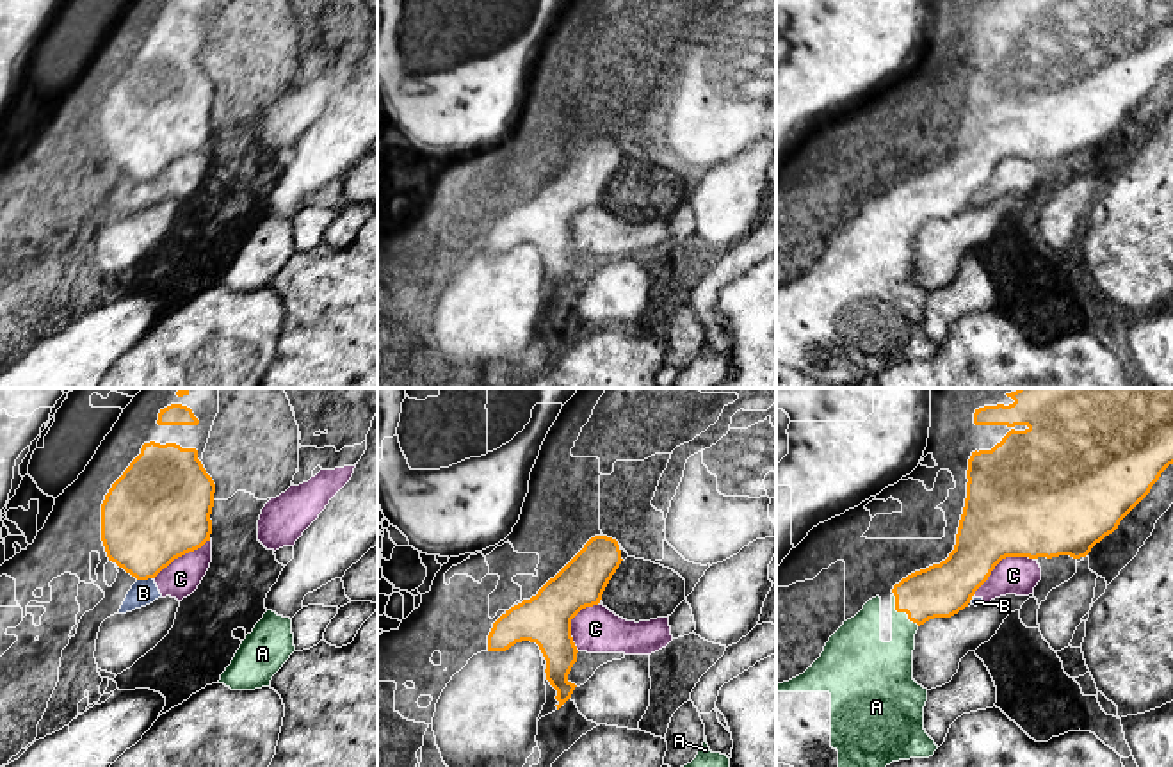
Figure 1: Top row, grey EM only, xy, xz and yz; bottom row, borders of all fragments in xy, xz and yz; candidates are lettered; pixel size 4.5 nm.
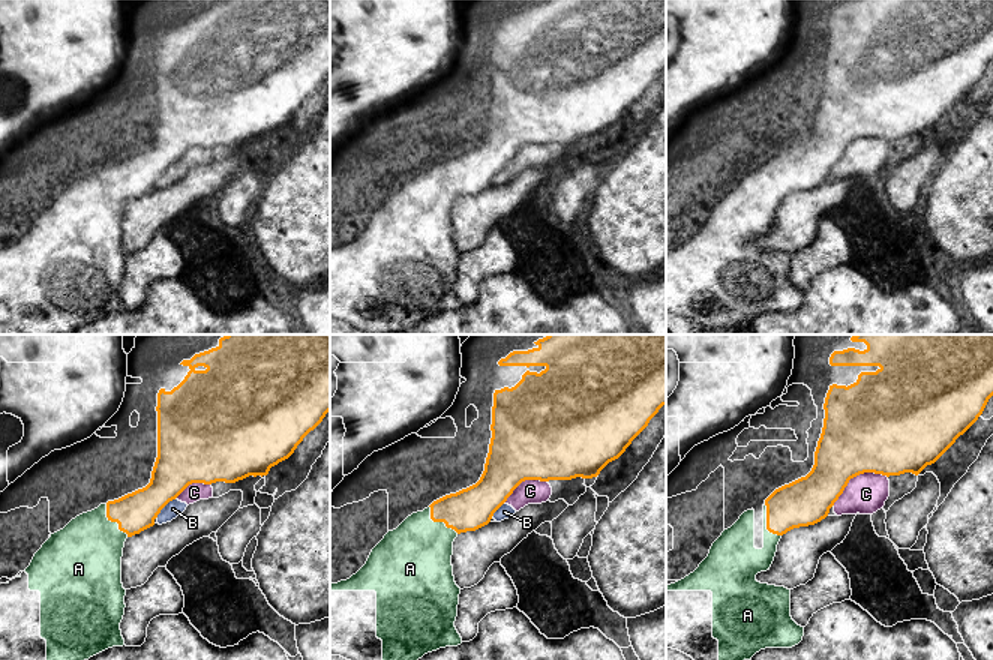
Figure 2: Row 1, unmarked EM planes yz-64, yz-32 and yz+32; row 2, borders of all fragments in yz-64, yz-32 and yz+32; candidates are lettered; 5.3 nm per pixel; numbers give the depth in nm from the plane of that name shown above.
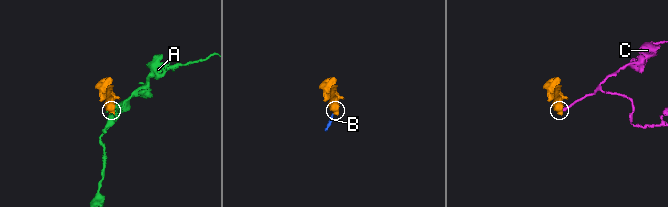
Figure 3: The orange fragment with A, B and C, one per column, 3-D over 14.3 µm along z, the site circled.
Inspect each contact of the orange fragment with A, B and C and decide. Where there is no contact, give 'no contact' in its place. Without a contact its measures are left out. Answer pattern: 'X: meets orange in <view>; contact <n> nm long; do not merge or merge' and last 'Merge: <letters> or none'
A: meets orange in yz; contact 190 nm long; merge
B: meets orange in xy; contact 70 nm long; do not merge
C: meets orange in yz; contact 320 nm long; do not merge
Merge: A

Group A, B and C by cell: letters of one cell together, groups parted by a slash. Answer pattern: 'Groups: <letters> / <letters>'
Groups: A / B C

